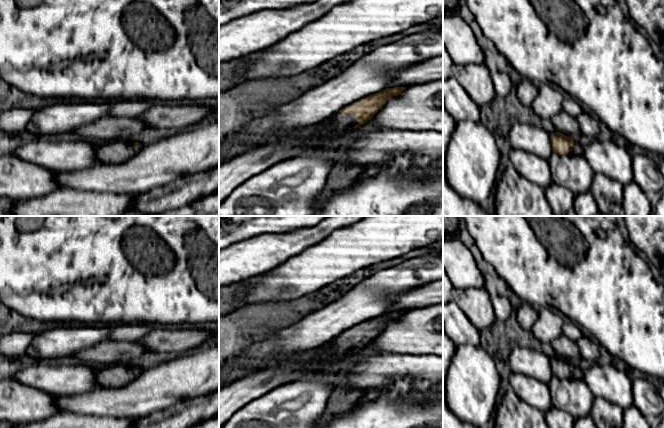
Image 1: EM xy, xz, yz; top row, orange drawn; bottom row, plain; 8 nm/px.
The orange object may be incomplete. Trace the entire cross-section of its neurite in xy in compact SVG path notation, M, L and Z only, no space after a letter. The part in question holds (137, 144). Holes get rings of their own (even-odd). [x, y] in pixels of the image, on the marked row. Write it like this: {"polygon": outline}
{"polygon": "M130 139L112 140L103 145L97 145L96 155L99 163L118 164L132 158L141 147L140 143Z"}

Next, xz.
{"polygon": "M406 87L386 88L381 92L364 97L342 108L327 124L322 124L313 135L327 139L342 136L350 130L358 129L371 120L388 99L401 94L405 89Z"}

